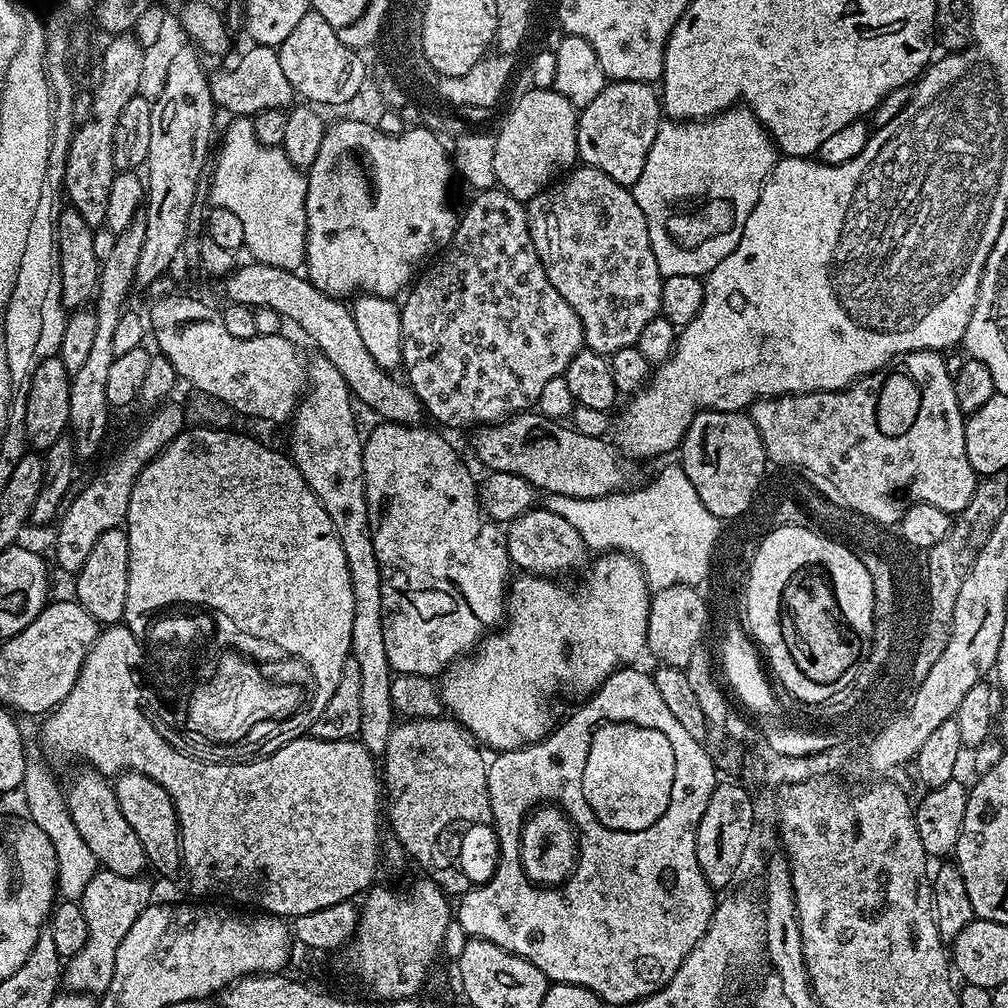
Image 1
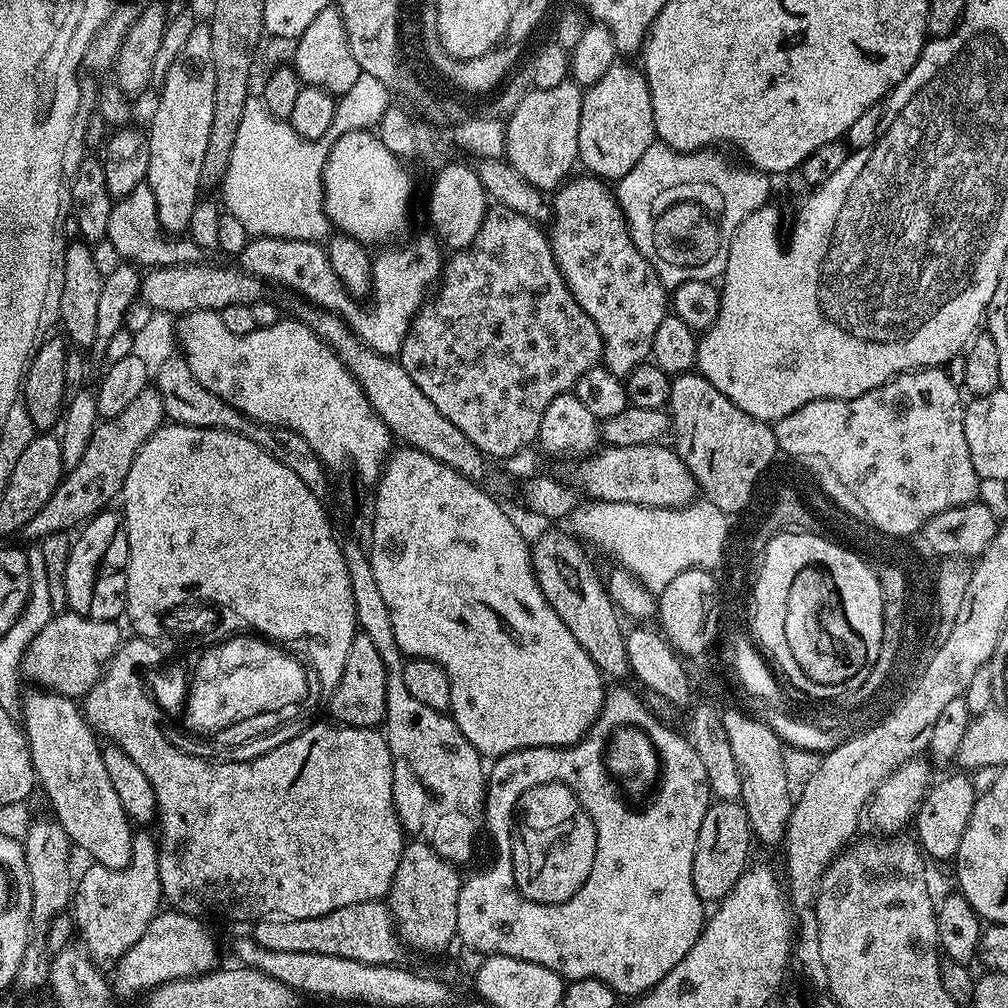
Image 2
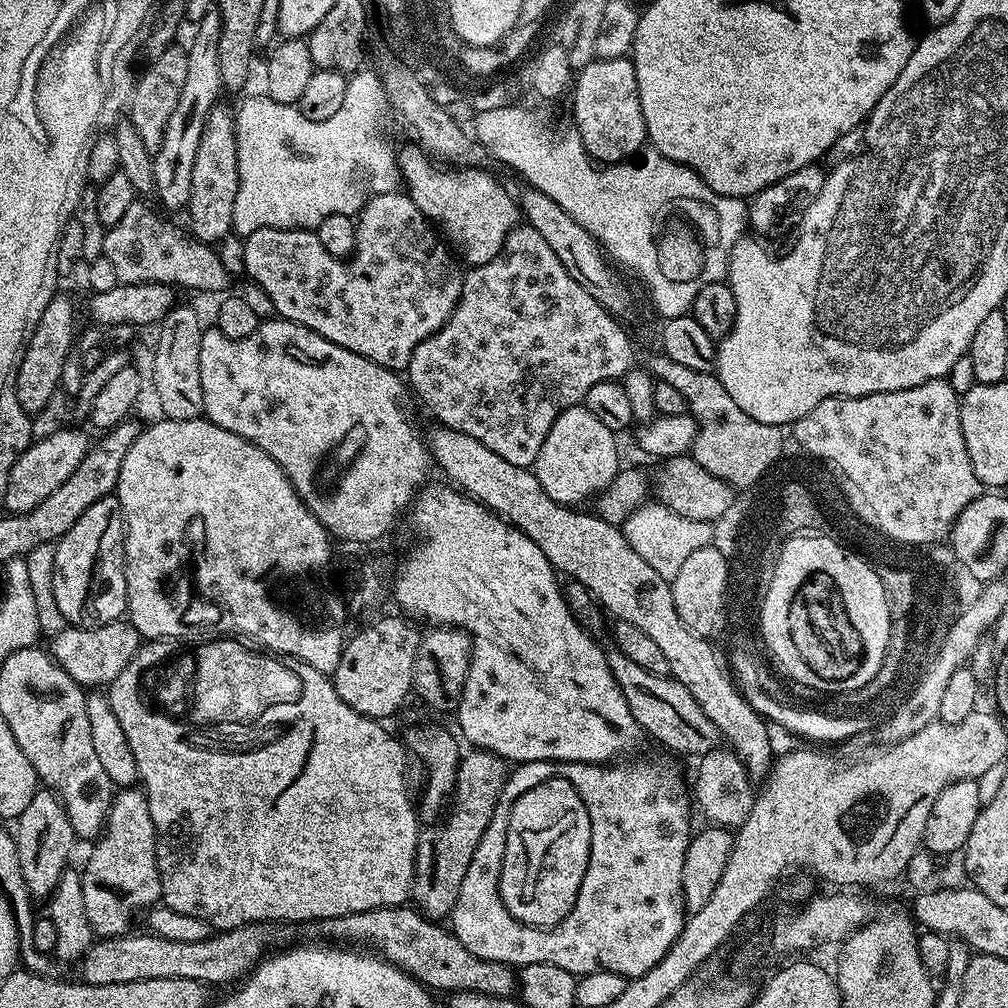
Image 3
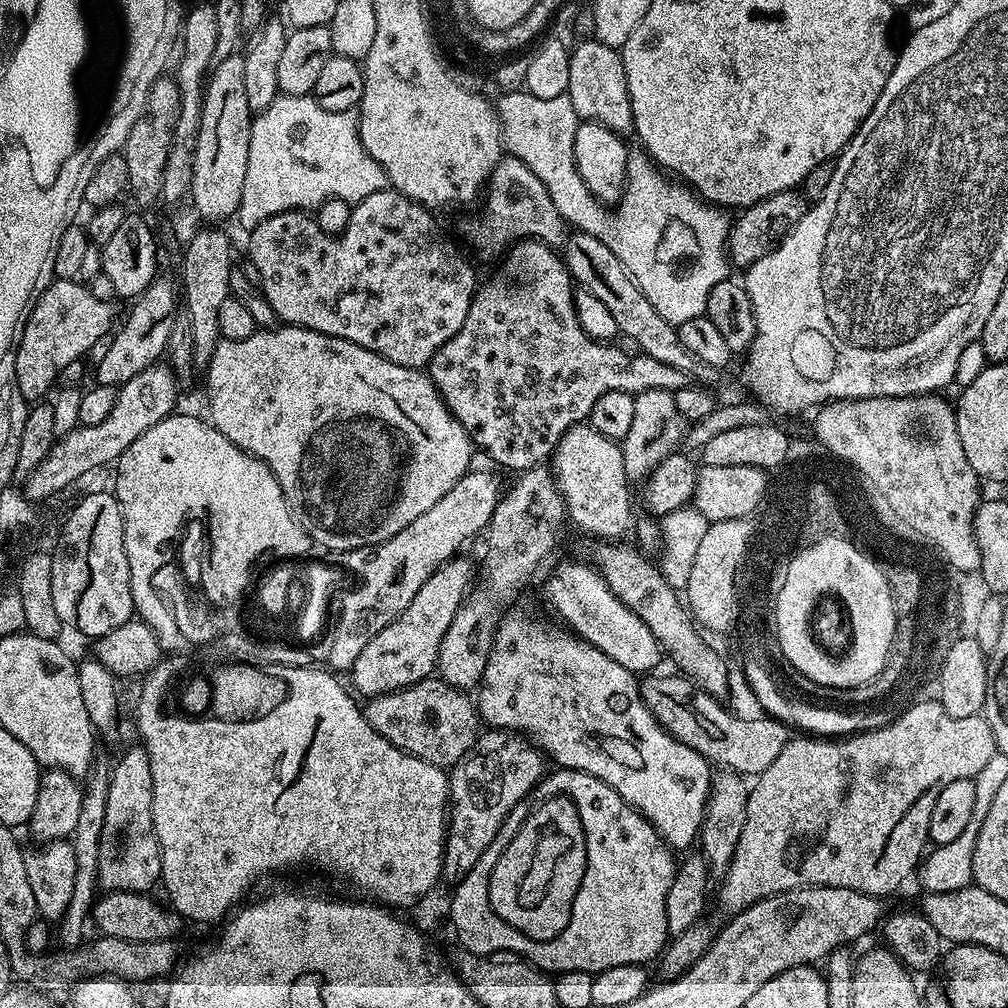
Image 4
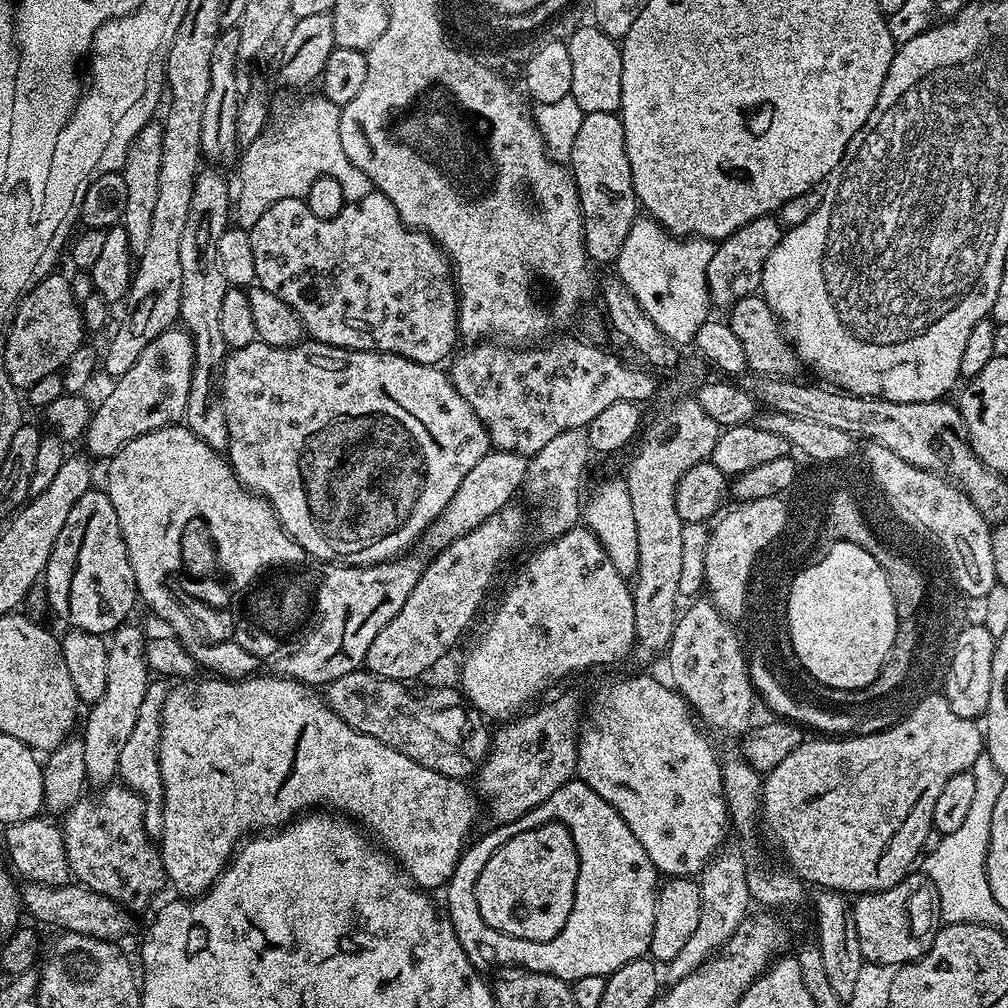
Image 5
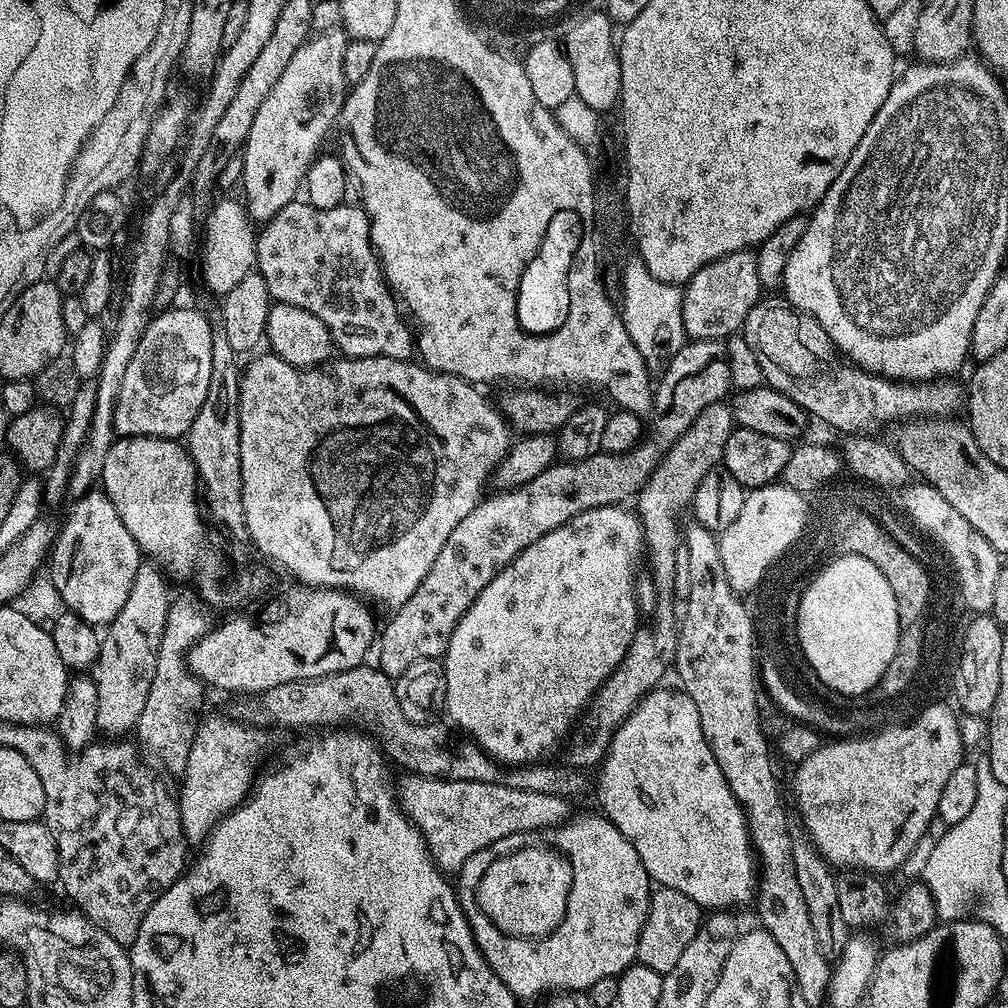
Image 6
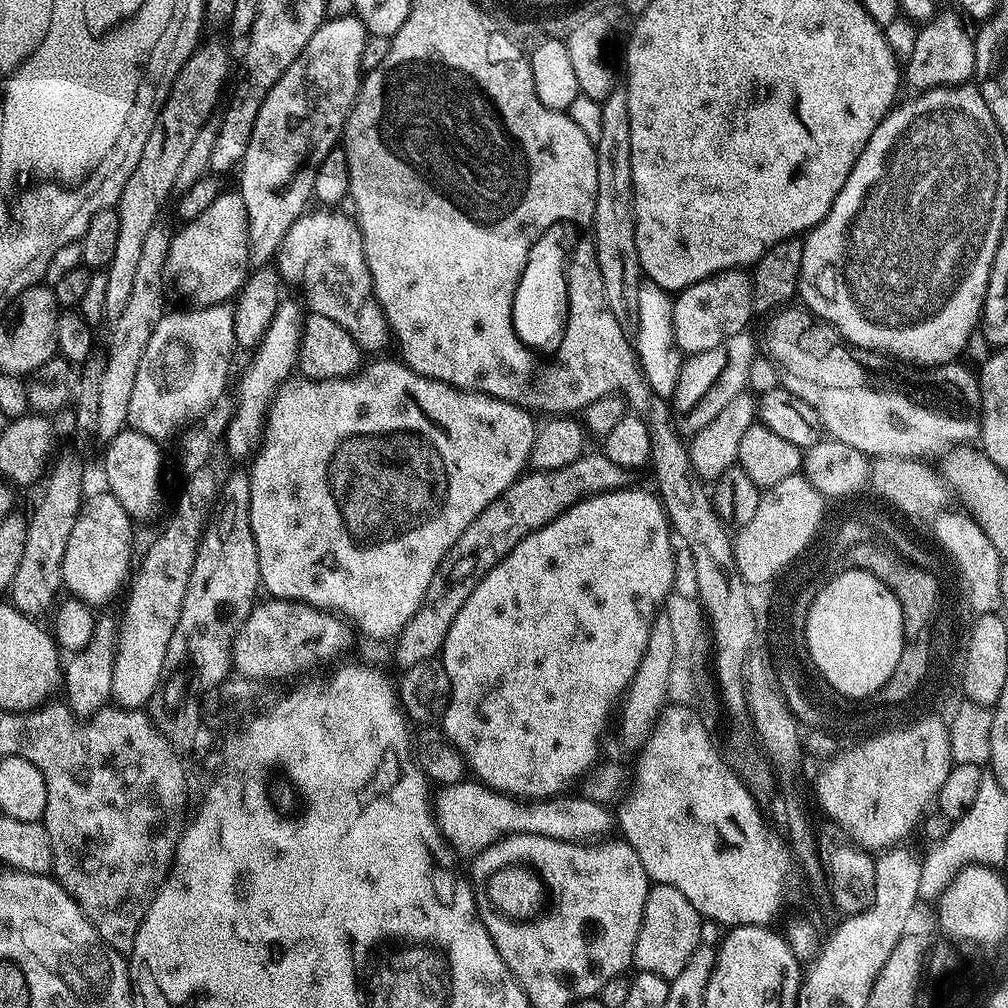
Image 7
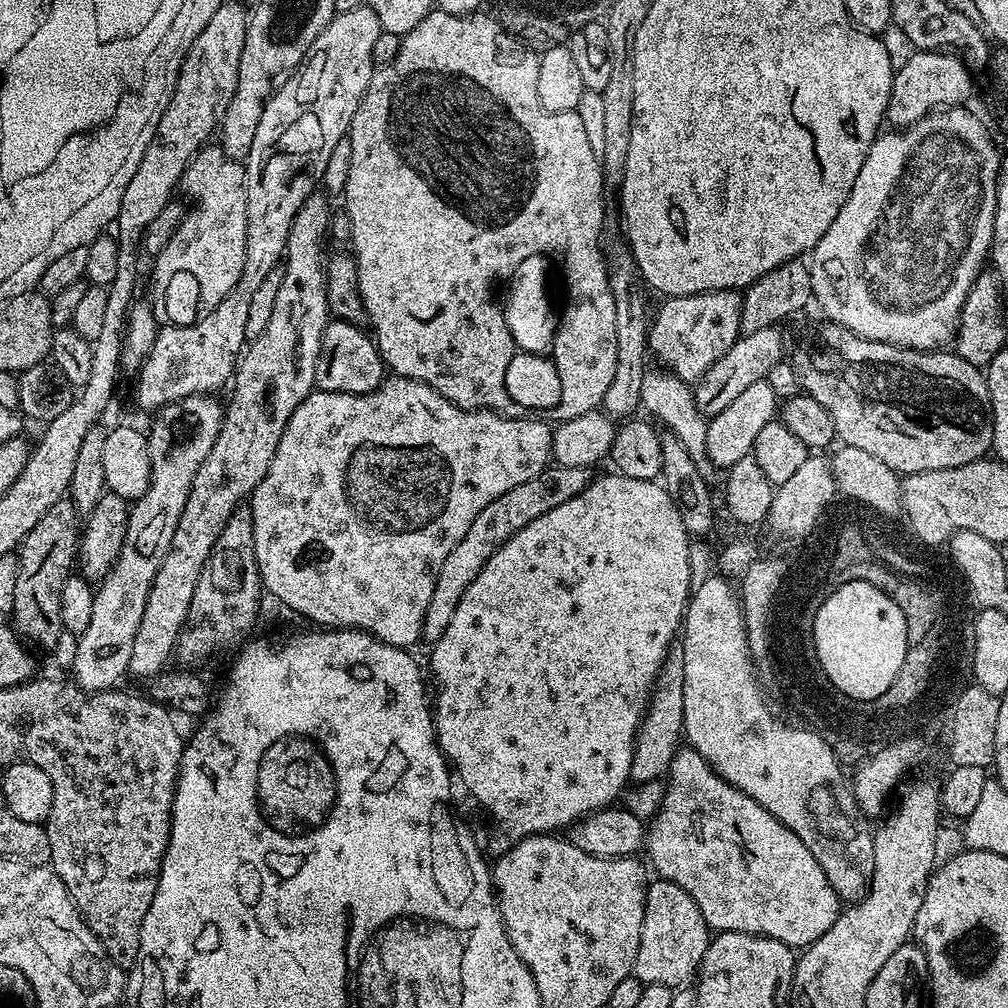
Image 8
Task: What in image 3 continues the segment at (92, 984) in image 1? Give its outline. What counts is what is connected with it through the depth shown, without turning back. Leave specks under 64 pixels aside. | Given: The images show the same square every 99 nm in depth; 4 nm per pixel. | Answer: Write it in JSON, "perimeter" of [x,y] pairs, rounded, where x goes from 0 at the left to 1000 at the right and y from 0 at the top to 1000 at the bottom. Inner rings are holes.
{"perimeter":[[[135,780],[118,783],[111,791],[107,815],[94,838],[96,841],[88,847],[79,871],[85,911],[96,930],[124,928],[130,922],[127,920],[131,912],[139,904],[150,902],[160,892],[156,836],[157,826],[153,812],[149,812],[147,791]]]}

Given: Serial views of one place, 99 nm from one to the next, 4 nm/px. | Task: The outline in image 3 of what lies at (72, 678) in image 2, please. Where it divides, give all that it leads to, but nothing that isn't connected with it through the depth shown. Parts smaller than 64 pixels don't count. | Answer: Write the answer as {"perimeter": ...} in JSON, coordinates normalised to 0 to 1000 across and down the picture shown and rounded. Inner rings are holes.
{"perimeter":[[[120,613],[102,619],[96,623],[76,623],[66,621],[57,631],[51,632],[50,646],[54,654],[77,677],[84,685],[99,685],[113,677],[121,665],[125,665],[125,660],[141,638],[141,632],[132,619],[128,619],[126,614]]]}

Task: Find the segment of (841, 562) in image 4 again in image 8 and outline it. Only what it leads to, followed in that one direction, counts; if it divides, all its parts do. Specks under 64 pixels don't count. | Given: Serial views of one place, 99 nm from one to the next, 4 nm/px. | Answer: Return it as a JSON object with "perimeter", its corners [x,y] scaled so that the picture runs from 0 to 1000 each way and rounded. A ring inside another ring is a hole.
{"perimeter":[[[839,577],[826,585],[812,605],[812,614],[808,620],[807,641],[810,643],[813,663],[818,667],[826,682],[835,688],[849,694],[871,692],[879,683],[887,677],[892,662],[900,647],[899,613],[895,613],[895,605],[875,589],[867,581],[859,577]]]}

